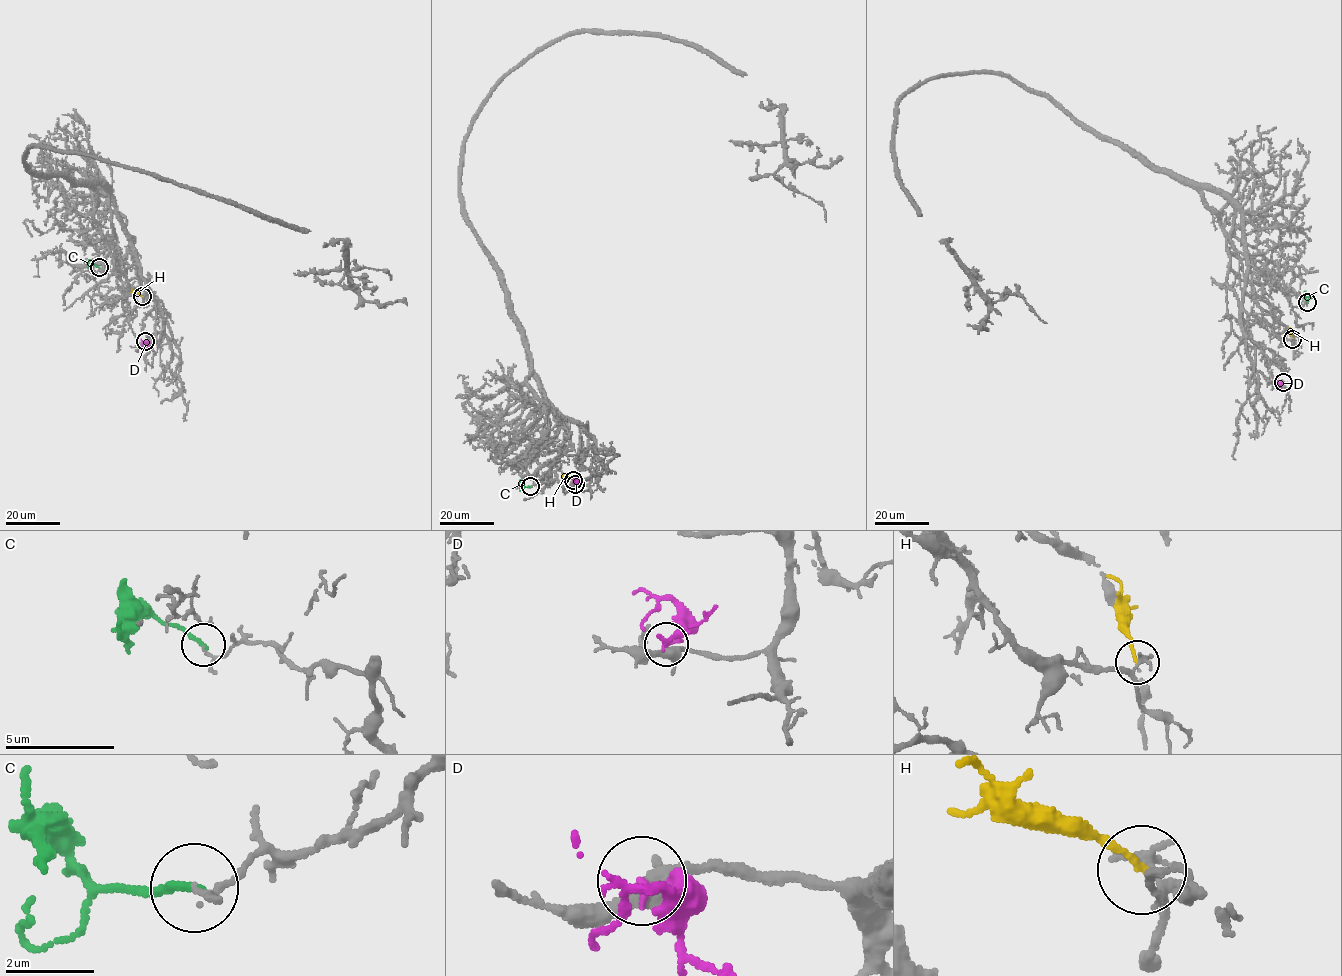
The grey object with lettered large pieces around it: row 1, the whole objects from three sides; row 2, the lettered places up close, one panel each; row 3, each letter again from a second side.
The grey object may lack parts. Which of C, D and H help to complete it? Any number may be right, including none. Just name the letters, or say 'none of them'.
none of them

